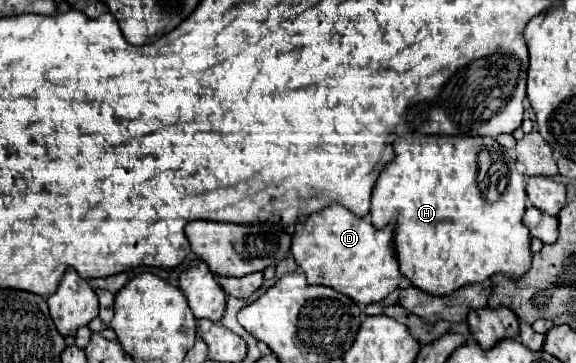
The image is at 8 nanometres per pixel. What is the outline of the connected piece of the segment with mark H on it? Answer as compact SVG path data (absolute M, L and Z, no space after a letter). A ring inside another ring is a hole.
M410 132L399 136L393 143L396 158L380 172L372 192L372 224L378 224L378 214L396 226L394 250L400 264L400 272L412 286L436 294L448 296L454 290L484 282L494 274L506 274L508 278L520 278L530 270L530 234L522 224L526 210L526 180L512 154L492 138L480 136L433 136ZM504 180L504 192L482 192L480 188L496 186Z

